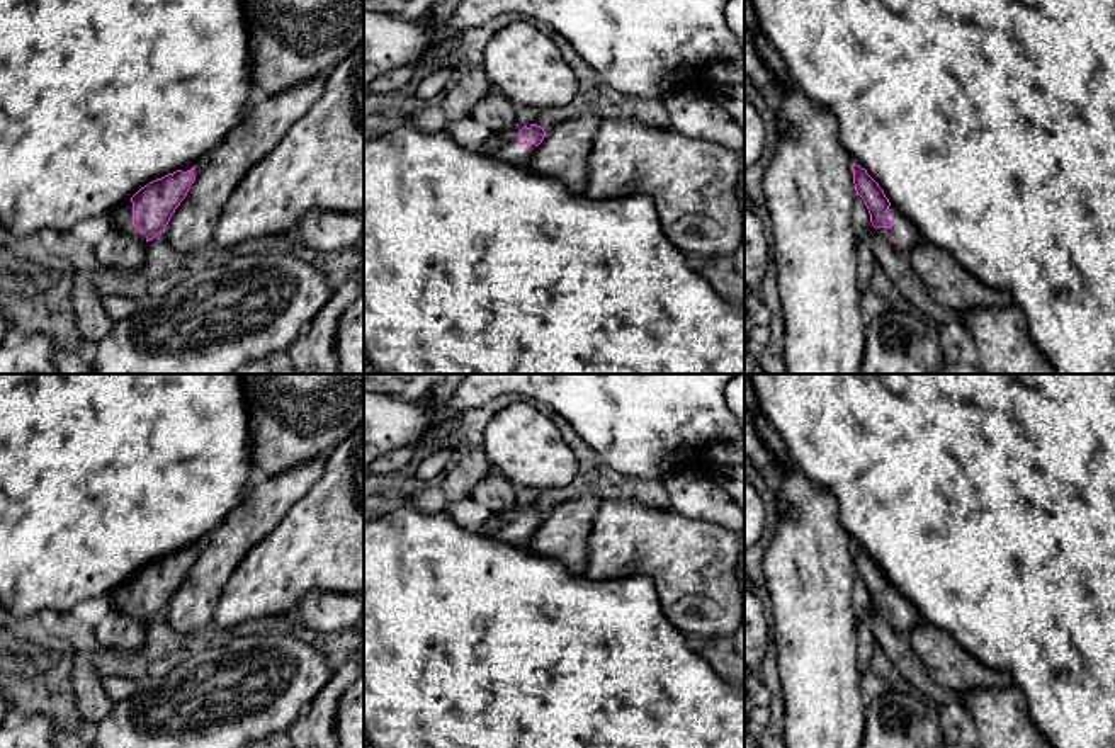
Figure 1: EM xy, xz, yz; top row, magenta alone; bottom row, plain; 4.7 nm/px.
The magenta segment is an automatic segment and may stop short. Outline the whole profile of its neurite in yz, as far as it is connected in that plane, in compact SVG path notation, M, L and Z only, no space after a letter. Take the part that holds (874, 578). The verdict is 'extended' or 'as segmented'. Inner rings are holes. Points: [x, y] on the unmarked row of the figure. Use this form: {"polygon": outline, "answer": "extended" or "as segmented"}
{"polygon": "M853 544L853 564L869 590L870 604L896 632L911 632L921 620L918 609L909 598L889 583L879 564L865 549Z", "answer": "extended"}

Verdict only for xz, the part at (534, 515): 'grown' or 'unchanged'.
grown

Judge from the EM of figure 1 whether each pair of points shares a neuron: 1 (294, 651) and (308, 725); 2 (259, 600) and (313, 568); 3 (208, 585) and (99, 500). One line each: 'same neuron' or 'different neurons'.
1: different neurons
2: same neuron
3: different neurons

